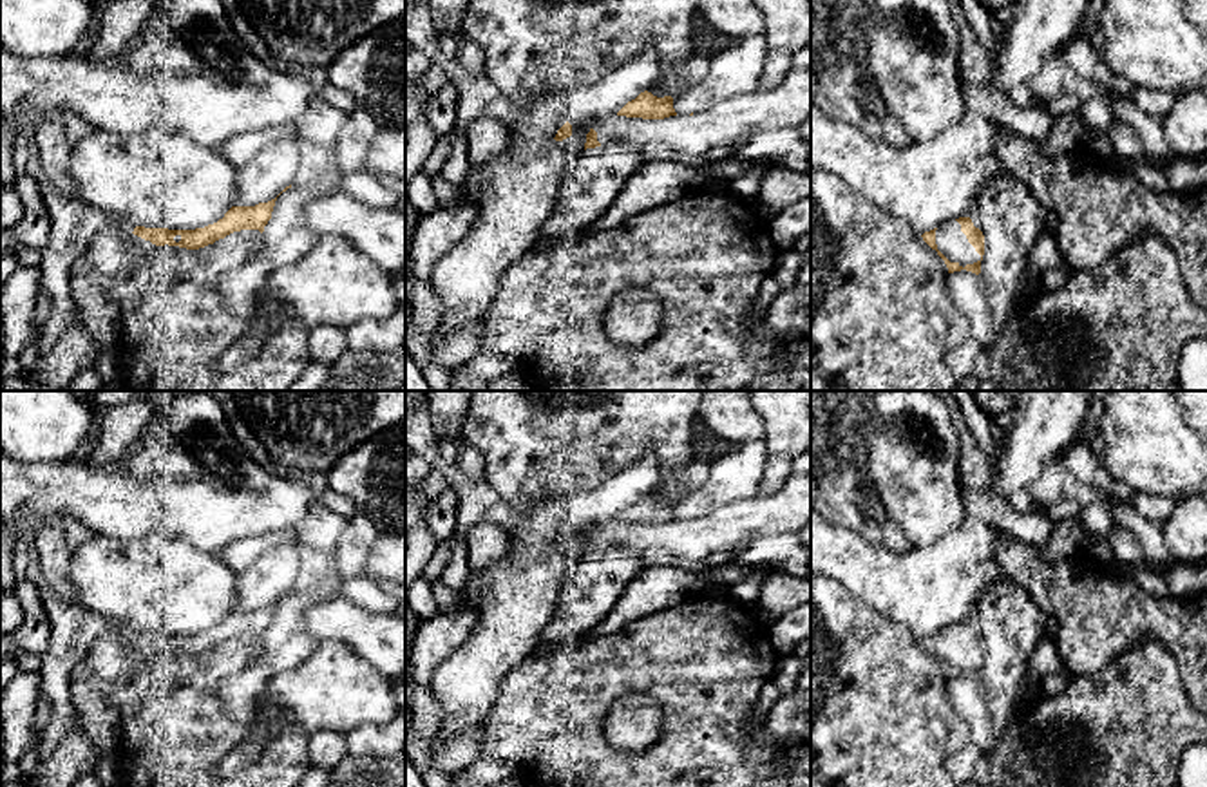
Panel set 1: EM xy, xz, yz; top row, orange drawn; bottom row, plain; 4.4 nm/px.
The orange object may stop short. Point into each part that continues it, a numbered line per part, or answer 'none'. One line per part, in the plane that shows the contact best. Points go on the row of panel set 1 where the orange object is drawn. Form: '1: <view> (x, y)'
1: yz (952, 243)

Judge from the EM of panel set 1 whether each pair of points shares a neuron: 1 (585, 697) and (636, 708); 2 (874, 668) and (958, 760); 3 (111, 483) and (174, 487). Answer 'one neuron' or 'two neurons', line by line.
1: two neurons
2: two neurons
3: one neuron

